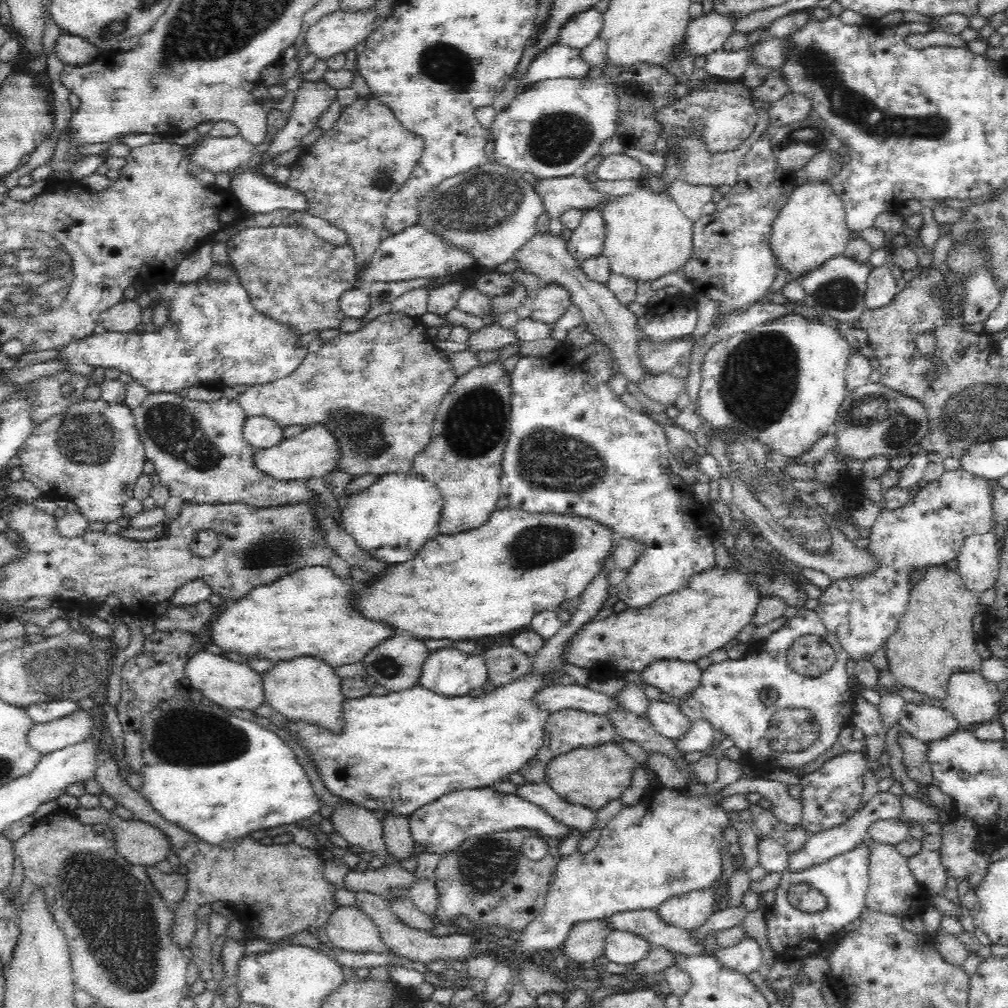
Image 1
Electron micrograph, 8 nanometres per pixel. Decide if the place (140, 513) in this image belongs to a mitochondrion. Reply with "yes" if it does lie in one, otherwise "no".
no

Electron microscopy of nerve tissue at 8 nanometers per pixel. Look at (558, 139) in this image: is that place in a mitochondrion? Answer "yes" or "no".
yes

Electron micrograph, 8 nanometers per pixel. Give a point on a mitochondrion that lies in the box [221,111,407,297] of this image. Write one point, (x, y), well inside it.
(382, 177)

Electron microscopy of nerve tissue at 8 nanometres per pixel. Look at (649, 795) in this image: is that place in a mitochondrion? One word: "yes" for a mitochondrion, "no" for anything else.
no

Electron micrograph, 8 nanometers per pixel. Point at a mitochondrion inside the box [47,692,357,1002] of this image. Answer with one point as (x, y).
(110, 900)

